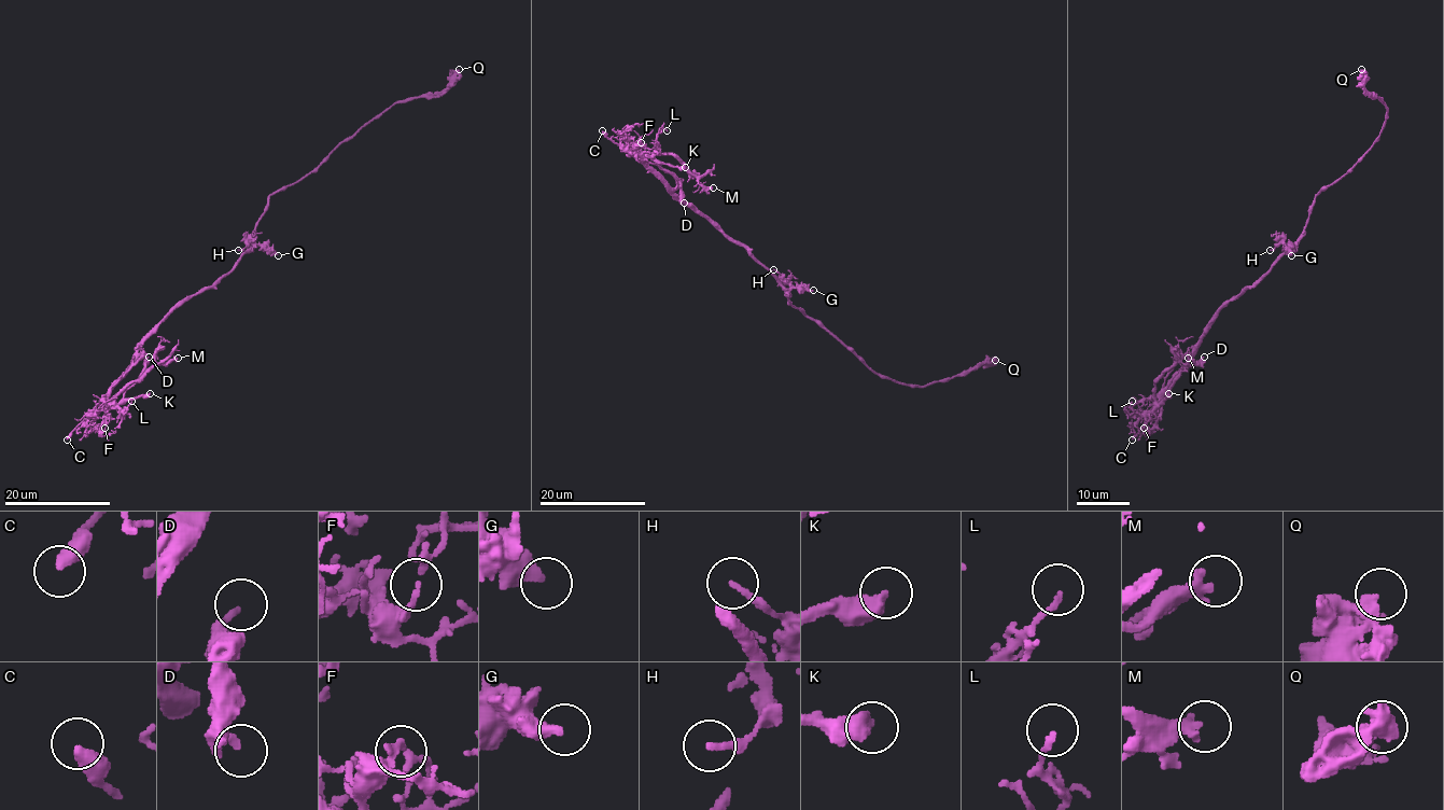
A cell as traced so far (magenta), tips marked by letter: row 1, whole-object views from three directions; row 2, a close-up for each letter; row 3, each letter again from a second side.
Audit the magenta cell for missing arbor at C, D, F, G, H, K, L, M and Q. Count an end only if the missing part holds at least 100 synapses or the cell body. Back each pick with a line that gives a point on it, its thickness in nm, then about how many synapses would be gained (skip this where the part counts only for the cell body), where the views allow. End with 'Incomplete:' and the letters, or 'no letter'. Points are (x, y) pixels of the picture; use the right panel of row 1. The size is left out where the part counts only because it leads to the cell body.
C: place (1132, 440); calibre 400 nm
Incomplete: C

